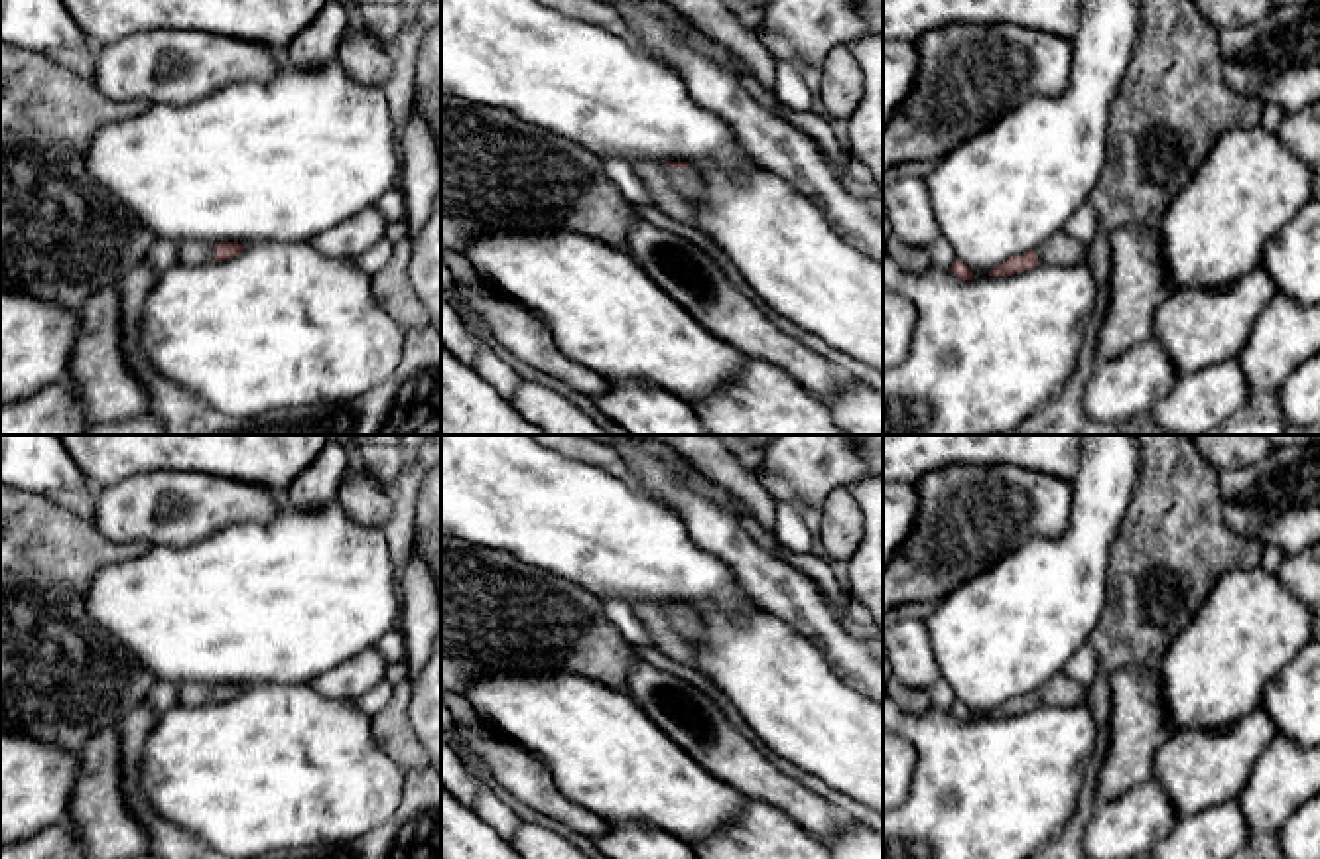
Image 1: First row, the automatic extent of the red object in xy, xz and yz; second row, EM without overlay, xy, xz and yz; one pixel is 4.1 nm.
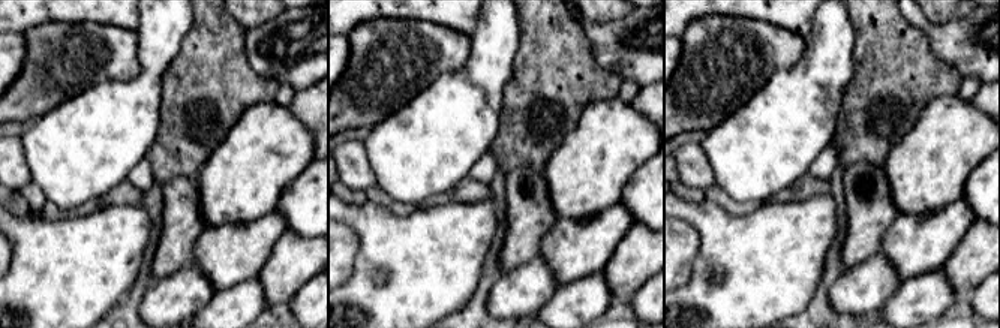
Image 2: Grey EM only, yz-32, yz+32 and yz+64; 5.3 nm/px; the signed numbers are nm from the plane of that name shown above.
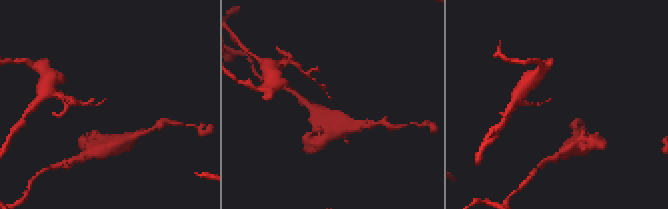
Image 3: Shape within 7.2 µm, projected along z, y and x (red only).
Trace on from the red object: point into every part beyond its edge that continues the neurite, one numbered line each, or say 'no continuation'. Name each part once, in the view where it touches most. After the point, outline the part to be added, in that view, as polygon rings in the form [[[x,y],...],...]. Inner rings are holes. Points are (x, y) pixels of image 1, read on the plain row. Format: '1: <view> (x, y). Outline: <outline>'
1: xz (676, 633). Outline: [[[630,601],[630,607],[640,619],[654,646],[680,664],[695,666],[695,646],[703,634],[703,623],[693,607],[678,611],[668,605]]]

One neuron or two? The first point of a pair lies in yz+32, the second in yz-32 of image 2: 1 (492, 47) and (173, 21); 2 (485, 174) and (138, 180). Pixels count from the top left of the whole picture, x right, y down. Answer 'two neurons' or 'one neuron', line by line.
1: one neuron
2: one neuron

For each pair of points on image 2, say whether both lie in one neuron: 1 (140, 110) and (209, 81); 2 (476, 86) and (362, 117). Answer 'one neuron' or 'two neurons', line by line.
1: two neurons
2: two neurons

